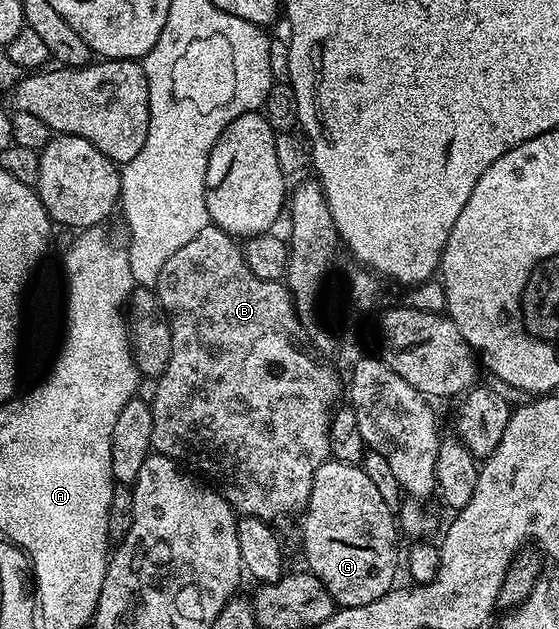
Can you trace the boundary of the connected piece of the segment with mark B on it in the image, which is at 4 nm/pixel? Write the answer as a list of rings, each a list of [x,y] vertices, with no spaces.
[[[209,223],[206,227],[202,227],[202,231],[198,231],[198,235],[194,235],[194,239],[190,239],[190,243],[186,243],[186,247],[174,251],[174,255],[166,259],[166,267],[162,267],[158,275],[154,292],[163,306],[168,325],[172,329],[172,342],[176,345],[176,353],[170,351],[168,366],[159,377],[157,394],[150,402],[153,413],[152,449],[180,463],[189,461],[190,464],[197,465],[206,476],[213,477],[217,481],[215,484],[219,492],[224,494],[224,498],[237,514],[257,517],[269,523],[276,523],[279,517],[284,517],[287,513],[299,514],[308,504],[316,469],[322,467],[322,463],[330,457],[328,436],[332,411],[337,404],[336,396],[340,393],[340,381],[336,378],[331,364],[326,363],[323,369],[316,369],[316,365],[312,365],[312,360],[308,361],[313,354],[310,352],[304,357],[304,354],[309,351],[307,348],[304,348],[301,353],[296,353],[296,348],[292,349],[292,339],[289,334],[284,334],[282,329],[288,317],[290,321],[290,310],[293,308],[287,284],[280,281],[263,281],[254,275],[247,265],[243,248],[238,244],[237,238]]]

